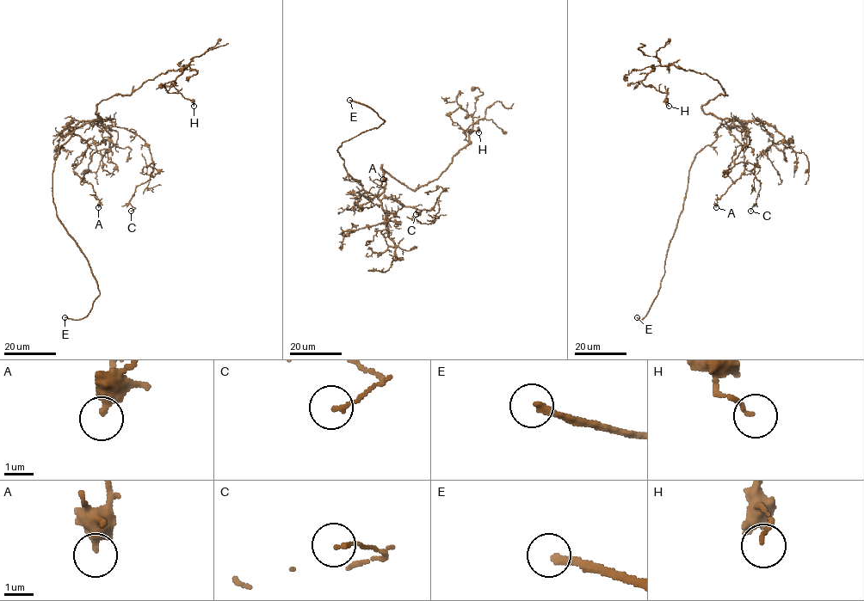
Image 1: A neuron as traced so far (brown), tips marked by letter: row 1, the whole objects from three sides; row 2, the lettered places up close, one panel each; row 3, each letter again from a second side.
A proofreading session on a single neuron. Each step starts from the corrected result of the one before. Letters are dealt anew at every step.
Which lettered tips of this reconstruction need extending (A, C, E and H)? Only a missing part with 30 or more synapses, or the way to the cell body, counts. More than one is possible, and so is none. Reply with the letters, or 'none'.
E

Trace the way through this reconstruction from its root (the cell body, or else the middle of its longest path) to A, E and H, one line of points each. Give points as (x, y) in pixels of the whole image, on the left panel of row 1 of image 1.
A: (91, 120), (81, 120), (73, 129), (89, 146), (73, 170), (91, 185), (99, 200), (98, 207)
E: (91, 120), (75, 126), (59, 148), (52, 171), (58, 219), (86, 258), (99, 291), (85, 317), (64, 317)
H: (91, 120), (101, 118), (96, 105), (102, 100), (131, 95), (183, 65), (175, 83), (164, 86), (194, 106)

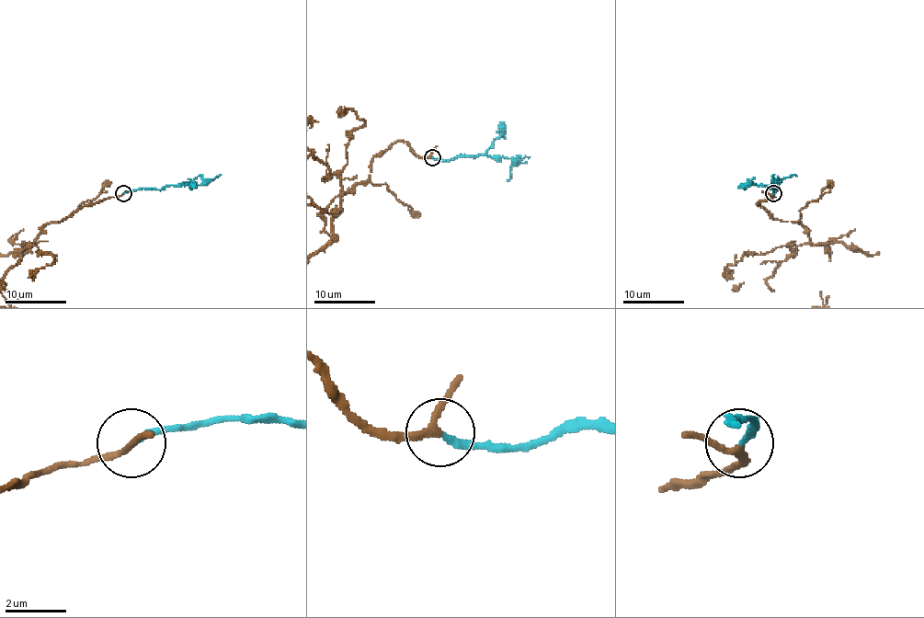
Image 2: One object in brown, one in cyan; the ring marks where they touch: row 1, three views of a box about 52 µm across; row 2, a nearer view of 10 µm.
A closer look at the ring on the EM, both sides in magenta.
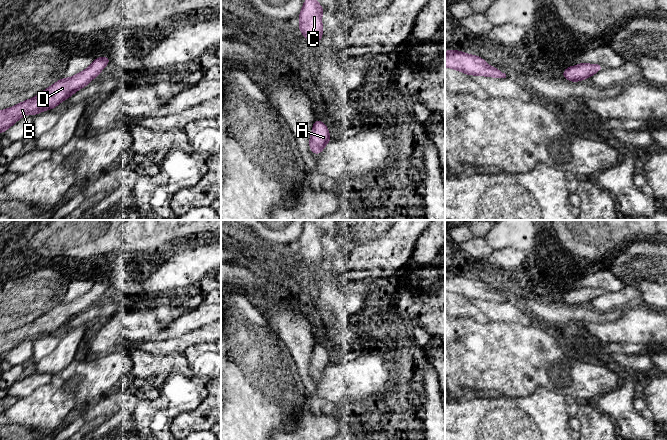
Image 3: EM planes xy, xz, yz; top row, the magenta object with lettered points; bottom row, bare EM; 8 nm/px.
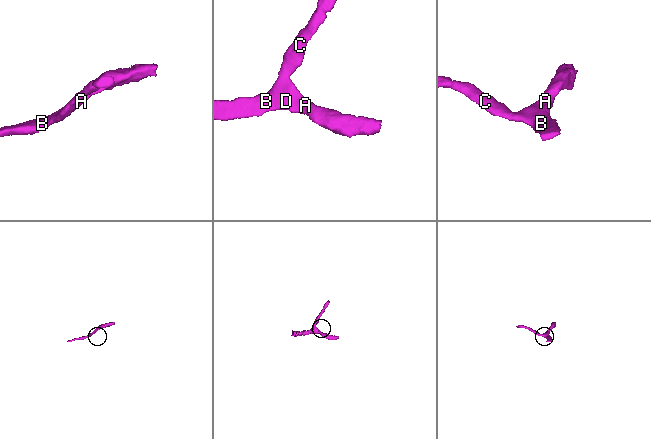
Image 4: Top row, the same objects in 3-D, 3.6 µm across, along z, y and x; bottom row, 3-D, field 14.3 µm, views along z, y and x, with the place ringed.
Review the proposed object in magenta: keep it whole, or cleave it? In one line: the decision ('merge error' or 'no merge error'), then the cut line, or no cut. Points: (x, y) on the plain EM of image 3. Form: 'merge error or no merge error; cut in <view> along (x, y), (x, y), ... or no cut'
no merge error; no cut

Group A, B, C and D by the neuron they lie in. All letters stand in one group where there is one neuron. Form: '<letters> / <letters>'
A B C D

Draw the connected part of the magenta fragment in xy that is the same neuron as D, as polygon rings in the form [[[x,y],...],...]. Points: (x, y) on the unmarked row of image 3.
[[[99,281],[84,295],[70,302],[62,302],[35,321],[0,335],[0,357],[4,357],[23,340],[37,339],[54,333],[62,325],[87,310],[110,286],[110,281]]]

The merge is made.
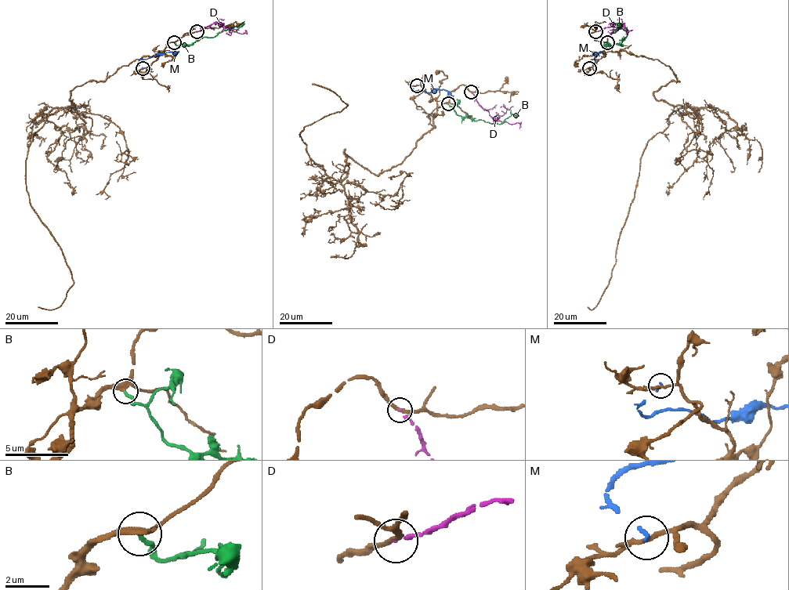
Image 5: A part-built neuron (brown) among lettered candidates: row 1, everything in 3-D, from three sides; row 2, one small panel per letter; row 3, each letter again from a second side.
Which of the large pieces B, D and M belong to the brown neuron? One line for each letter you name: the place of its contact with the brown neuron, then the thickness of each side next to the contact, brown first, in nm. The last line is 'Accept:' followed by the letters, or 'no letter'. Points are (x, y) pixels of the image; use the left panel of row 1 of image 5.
B: meets brown at (174, 42); 240 nm thick on the brown side, 240 nm on the other
Accept: B

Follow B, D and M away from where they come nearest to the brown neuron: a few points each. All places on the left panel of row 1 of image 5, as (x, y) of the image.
B: (174, 42), (176, 45), (193, 44), (200, 38), (214, 37), (237, 27), (234, 32)
D: (197, 32), (213, 23), (222, 23), (243, 34), (245, 30)
M: (142, 69), (138, 63), (142, 59), (179, 52)

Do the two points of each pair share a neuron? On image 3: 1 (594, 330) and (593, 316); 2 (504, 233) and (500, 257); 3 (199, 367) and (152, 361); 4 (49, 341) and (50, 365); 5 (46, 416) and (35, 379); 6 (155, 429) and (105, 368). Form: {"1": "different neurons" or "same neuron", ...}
{"1": "different neurons", "2": "different neurons", "3": "different neurons", "4": "different neurons", "5": "different neurons", "6": "different neurons"}

